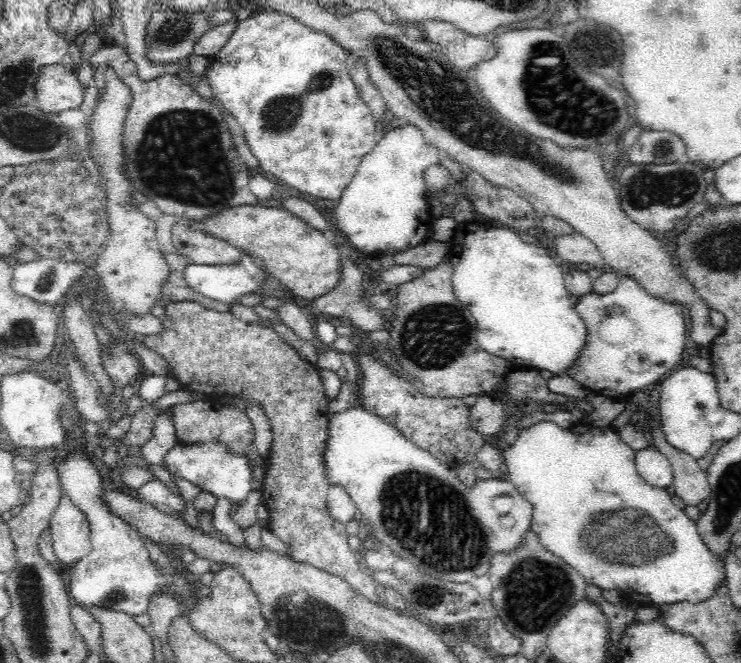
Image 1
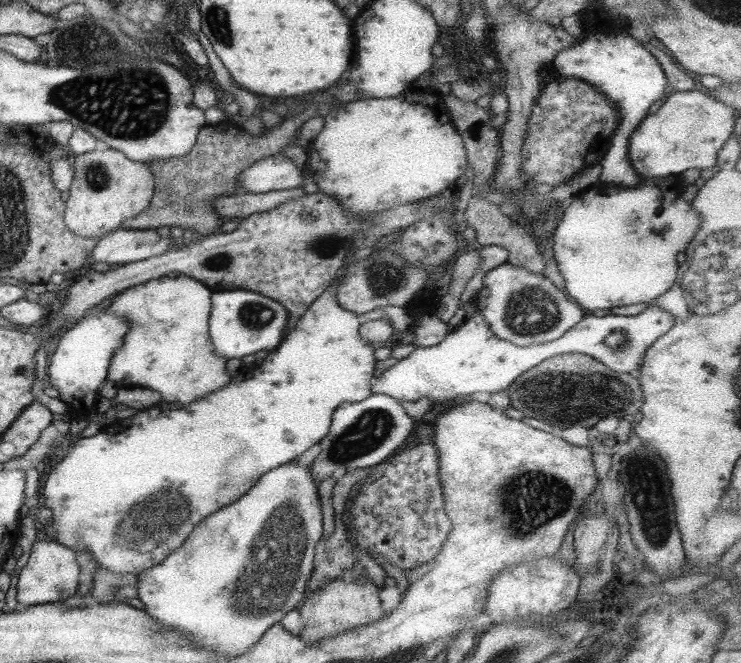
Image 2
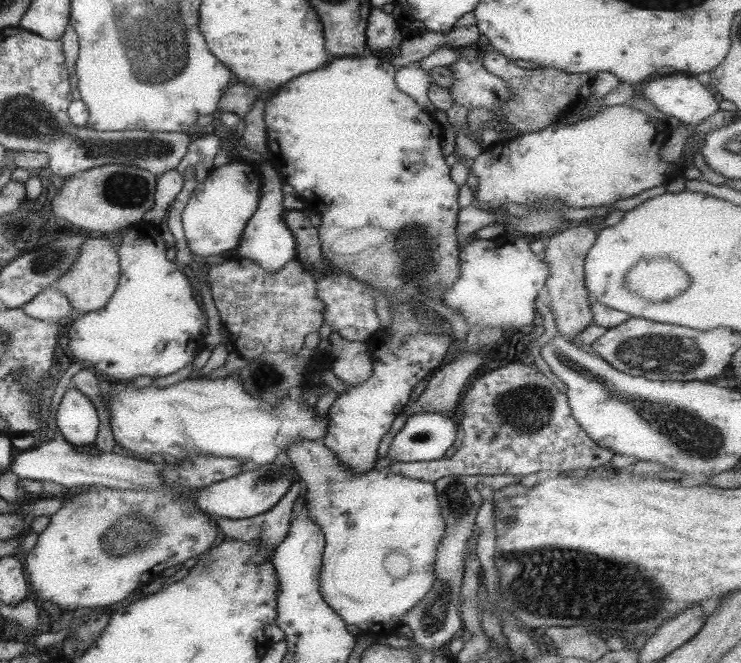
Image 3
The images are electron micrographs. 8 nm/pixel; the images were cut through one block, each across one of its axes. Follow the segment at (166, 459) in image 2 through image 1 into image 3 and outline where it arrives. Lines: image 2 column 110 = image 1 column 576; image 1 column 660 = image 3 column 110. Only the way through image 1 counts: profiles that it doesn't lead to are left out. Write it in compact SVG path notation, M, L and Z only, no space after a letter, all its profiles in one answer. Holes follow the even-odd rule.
M187 454L178 458L180 460L179 465L169 465L165 464L164 467L159 465L160 477L164 482L166 488L156 489L156 490L145 490L145 491L135 491L135 490L117 490L107 487L102 487L95 485L79 493L74 497L65 499L67 501L63 507L58 509L53 515L49 516L50 521L47 523L47 527L37 536L37 541L35 546L31 550L27 551L27 556L25 556L24 564L24 574L26 575L26 580L28 584L28 589L33 590L31 593L32 597L37 597L39 601L43 603L51 603L58 606L61 610L75 610L75 608L97 608L97 606L107 606L109 604L123 604L126 600L131 598L131 595L135 591L139 590L142 585L149 583L153 578L157 578L157 574L175 565L182 564L187 559L199 556L205 553L211 546L212 542L216 537L217 526L213 522L209 521L209 514L206 512L201 512L194 503L194 500L190 498L190 494L195 490L202 489L208 484L219 482L220 480L225 480L243 470L247 469L248 465L243 464L240 460L235 460L234 458L223 458L219 456L203 456L202 454ZM175 487L181 487L184 492L174 492Z

